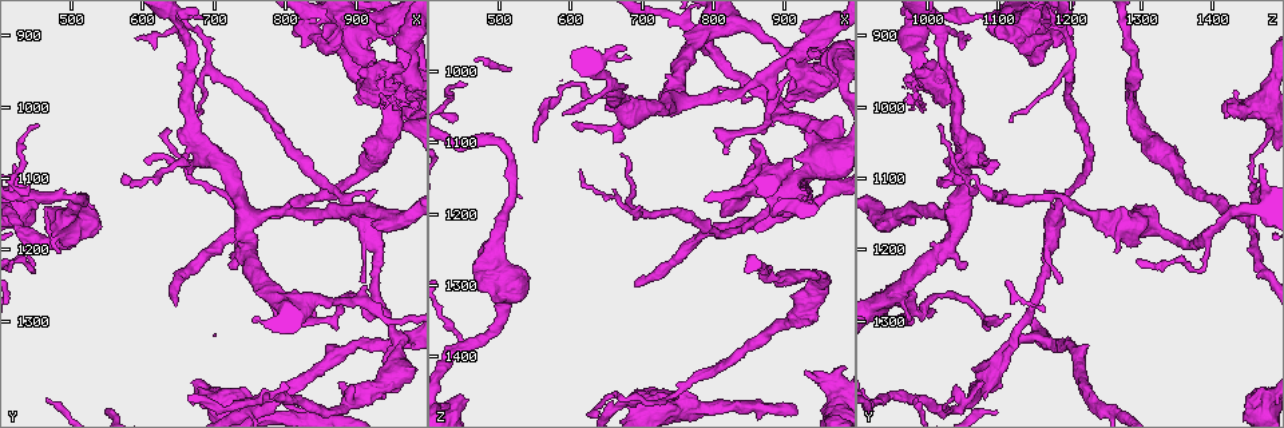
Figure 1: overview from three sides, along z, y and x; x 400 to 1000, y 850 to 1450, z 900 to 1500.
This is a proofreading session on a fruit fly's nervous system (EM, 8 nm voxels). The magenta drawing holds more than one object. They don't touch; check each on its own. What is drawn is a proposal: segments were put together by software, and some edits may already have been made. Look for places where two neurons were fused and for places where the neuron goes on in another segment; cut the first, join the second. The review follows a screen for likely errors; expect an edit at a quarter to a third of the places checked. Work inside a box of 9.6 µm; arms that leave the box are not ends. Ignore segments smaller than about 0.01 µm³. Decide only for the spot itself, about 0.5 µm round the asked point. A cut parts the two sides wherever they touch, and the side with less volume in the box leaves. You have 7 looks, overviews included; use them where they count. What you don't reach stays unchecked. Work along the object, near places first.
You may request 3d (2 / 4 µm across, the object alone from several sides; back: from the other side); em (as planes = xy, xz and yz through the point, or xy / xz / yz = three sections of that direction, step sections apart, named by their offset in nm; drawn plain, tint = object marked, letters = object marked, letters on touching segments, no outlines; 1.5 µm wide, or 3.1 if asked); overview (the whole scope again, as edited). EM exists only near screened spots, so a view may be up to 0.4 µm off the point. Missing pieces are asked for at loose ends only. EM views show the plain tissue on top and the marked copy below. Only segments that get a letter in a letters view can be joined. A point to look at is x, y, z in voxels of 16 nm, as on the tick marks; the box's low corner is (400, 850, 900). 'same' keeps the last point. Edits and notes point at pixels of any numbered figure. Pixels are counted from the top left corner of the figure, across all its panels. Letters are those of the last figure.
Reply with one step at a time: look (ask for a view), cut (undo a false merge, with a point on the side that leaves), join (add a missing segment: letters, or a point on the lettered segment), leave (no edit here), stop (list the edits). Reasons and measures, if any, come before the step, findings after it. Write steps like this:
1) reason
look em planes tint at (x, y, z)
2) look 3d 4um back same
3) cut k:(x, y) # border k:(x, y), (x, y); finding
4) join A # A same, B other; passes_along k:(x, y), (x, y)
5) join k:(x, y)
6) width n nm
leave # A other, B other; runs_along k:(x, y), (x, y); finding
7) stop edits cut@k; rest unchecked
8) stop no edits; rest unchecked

narrows sharply
look 3d 2um at (870, 1145, 1010)

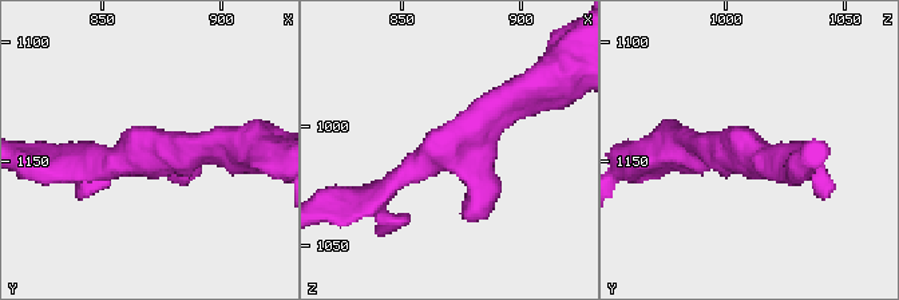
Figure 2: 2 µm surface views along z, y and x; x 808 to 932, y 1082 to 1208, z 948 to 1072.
shape alone is not enough
look em yz step 4 tint at (869, 1149, 1012)

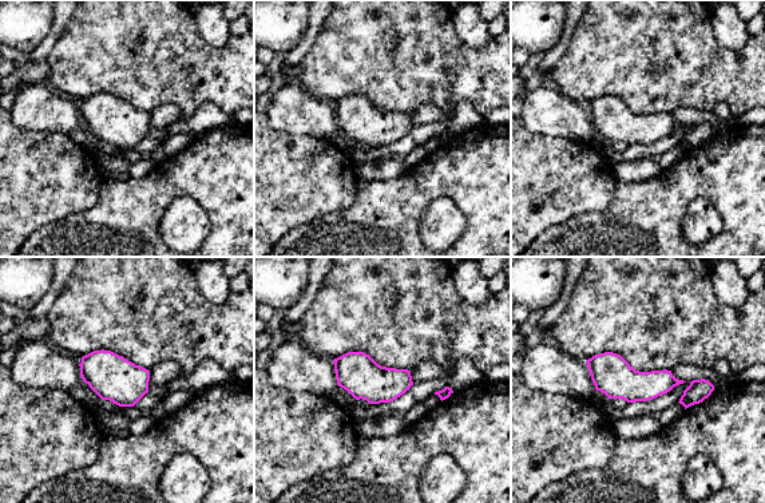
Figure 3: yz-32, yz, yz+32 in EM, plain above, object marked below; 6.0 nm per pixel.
look em planes letters same

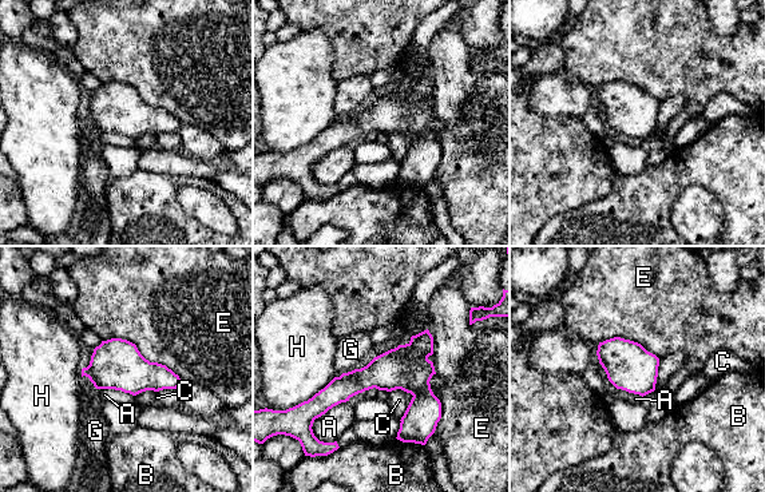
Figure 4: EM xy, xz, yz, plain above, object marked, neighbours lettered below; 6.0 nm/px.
leave # A other, B other, C other, E other, G other, H other; runs_along 4:(428, 337), (396, 369), (309, 407); all the same neuron

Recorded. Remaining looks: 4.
an open end
look 3d 2um at (900, 995, 1050)

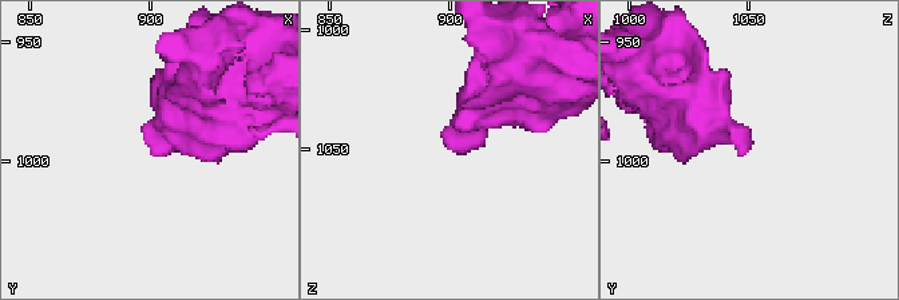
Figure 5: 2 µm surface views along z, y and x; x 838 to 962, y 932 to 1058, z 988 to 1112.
look em xy step 4 letters at (900, 995, 1048)

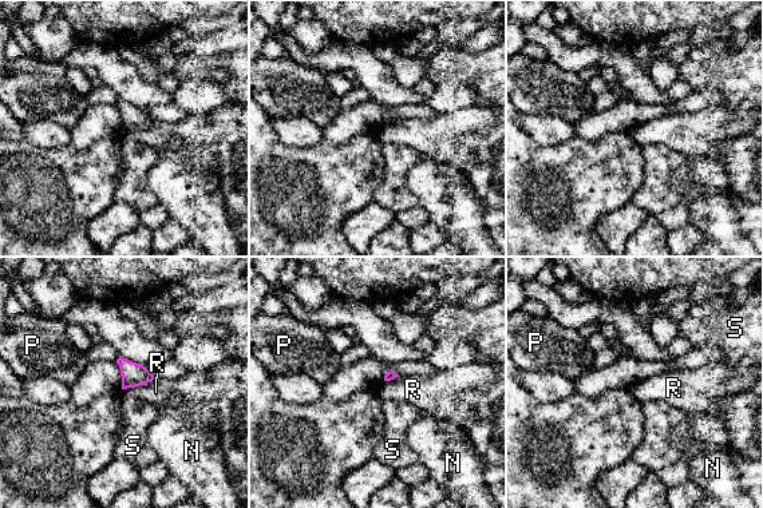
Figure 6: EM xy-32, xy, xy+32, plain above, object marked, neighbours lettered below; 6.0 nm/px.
another direction
look em planes letters same

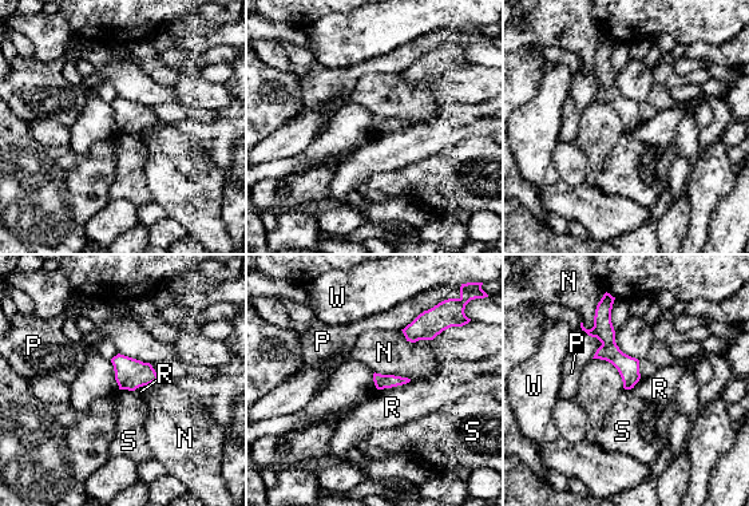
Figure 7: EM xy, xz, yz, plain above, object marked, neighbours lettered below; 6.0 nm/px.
leave # N other, P other, R other, S other, W other; none of them fits

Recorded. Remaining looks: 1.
stop no edits; rest unchecked

